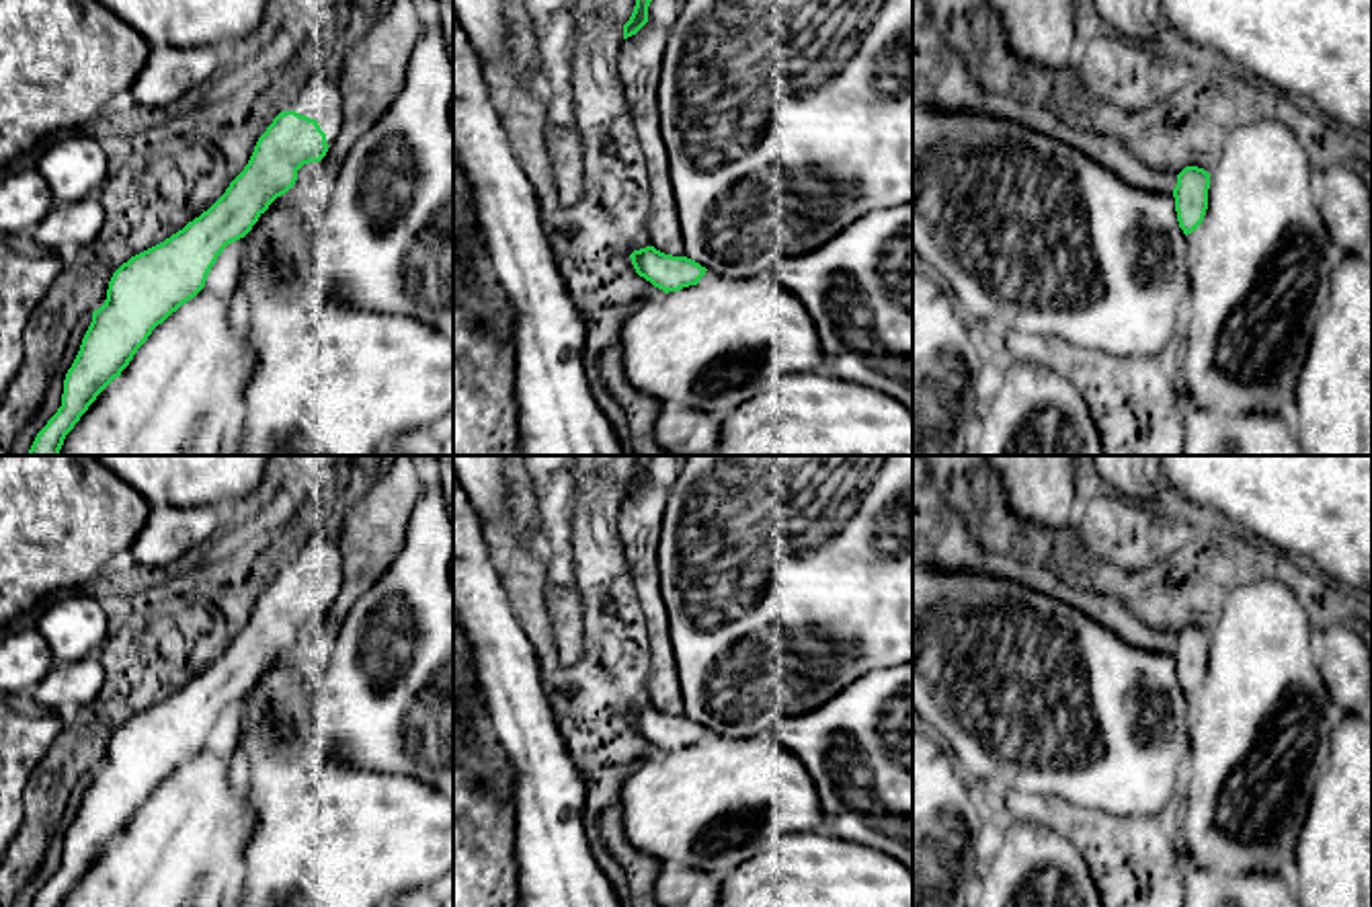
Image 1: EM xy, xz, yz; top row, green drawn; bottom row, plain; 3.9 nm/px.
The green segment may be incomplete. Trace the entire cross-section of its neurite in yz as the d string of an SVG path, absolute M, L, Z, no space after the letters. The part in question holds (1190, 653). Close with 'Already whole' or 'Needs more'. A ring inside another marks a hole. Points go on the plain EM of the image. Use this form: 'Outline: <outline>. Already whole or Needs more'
Outline: M1185 626L1173 648L1177 681L1183 694L1192 694L1204 681L1208 669L1210 632Z. Already whole

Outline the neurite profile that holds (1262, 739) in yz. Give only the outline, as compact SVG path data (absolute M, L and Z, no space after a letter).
M1276 577L1237 585L1210 630L1204 681L1187 694L1189 761L1175 833L1198 866L1228 864L1237 872L1276 872L1296 862L1296 843L1315 786L1341 718L1323 681L1310 618L1296 593Z

